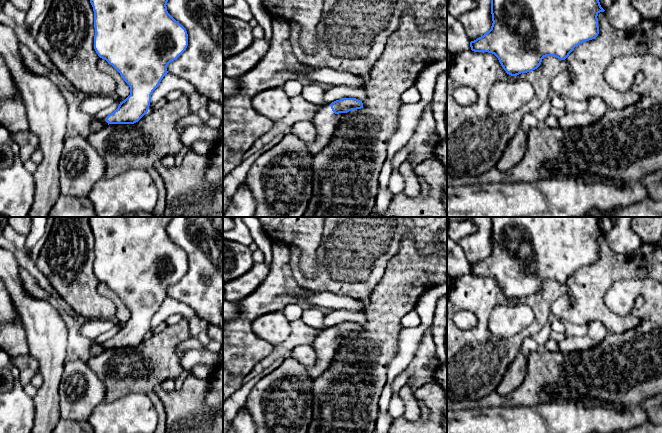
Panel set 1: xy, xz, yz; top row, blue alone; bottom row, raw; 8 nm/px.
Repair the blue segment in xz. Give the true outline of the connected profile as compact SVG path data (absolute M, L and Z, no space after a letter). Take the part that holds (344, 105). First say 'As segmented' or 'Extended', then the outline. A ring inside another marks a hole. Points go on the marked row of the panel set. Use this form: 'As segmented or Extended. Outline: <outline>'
Extended. Outline: M342 98L321 106L312 119L316 128L316 138L312 142L307 142L308 152L315 156L327 146L337 128L339 113L347 113L361 108L363 108L363 103L356 98Z

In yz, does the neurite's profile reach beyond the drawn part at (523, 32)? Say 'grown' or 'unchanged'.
unchanged

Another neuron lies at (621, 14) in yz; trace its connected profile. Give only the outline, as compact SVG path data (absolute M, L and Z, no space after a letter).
M613 0L604 12L611 26L617 30L634 28L643 19L632 6L631 0Z

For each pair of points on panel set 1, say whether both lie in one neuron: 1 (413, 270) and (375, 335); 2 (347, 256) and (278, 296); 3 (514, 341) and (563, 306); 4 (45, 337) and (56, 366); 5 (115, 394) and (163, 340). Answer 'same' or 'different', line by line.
1: same
2: different
3: different
4: same
5: same

